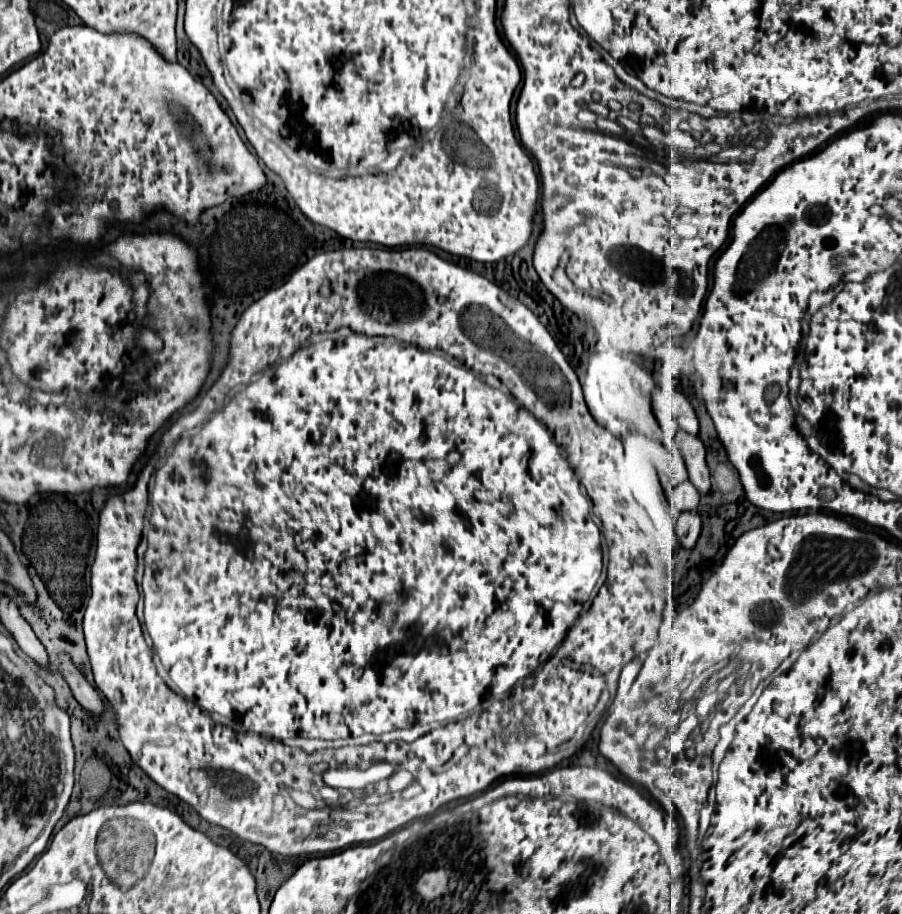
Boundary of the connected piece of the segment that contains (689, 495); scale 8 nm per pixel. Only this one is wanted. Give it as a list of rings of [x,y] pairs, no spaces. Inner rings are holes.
[[[691,481],[679,483],[677,487],[669,489],[667,495],[669,495],[669,499],[671,499],[677,513],[697,509],[697,505],[699,505],[699,493],[697,493],[697,489],[693,489]]]

